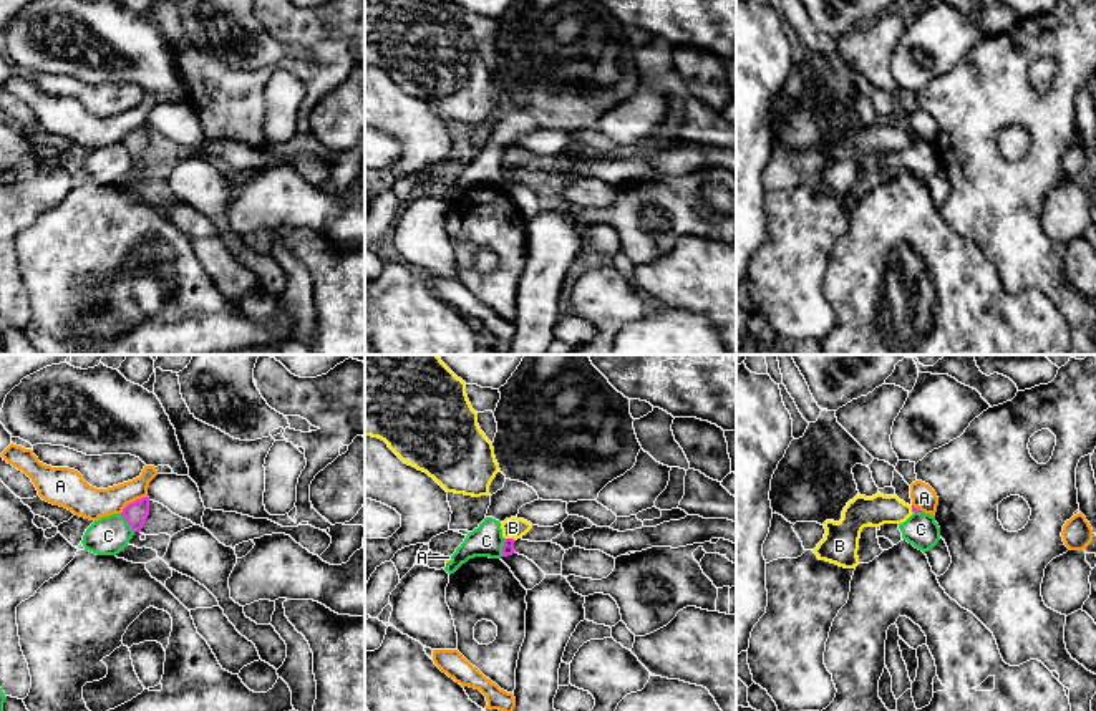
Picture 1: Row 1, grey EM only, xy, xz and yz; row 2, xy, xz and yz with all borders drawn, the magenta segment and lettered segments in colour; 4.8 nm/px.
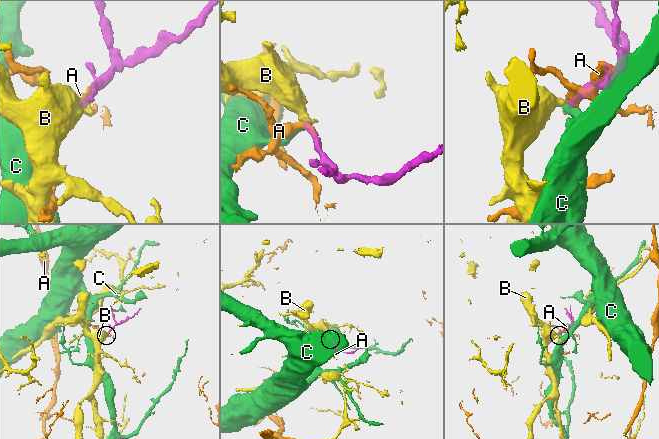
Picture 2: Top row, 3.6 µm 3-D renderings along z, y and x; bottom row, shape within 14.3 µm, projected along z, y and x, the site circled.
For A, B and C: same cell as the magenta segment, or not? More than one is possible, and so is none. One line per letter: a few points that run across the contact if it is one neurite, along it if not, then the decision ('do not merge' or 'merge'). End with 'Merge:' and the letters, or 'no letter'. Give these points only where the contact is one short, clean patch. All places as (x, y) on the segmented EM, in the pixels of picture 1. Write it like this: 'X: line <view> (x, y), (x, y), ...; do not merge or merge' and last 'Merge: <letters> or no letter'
A: line xy (146, 494), (131, 501), (120, 512); do not merge
B: line xz (508, 549), (509, 539), (513, 527); merge
C: line xy (120, 514), (135, 531); do not merge
Merge: B

